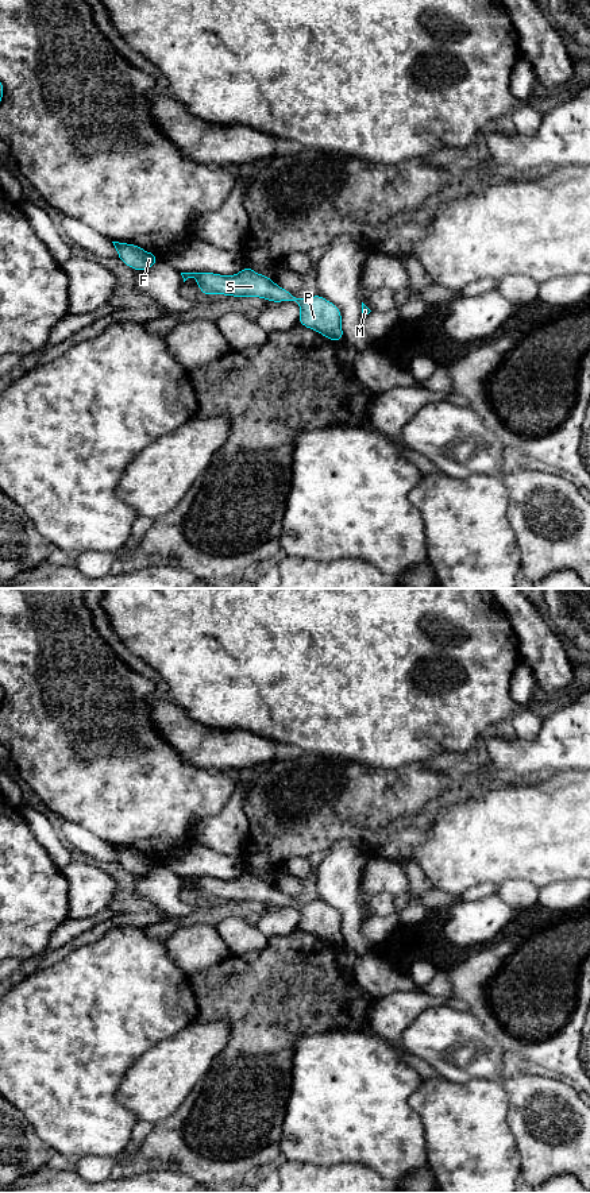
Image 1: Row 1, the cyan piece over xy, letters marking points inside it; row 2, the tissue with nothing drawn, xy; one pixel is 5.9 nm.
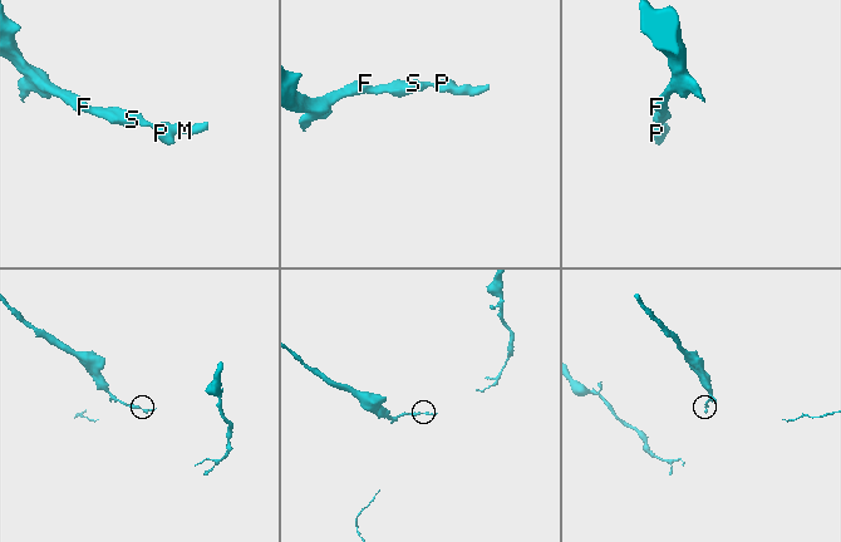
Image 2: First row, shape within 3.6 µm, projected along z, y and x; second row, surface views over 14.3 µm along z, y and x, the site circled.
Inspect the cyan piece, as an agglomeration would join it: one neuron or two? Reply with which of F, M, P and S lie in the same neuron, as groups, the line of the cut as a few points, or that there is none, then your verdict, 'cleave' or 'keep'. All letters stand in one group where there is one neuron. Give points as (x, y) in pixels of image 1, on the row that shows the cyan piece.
F M P S | no cut | keep

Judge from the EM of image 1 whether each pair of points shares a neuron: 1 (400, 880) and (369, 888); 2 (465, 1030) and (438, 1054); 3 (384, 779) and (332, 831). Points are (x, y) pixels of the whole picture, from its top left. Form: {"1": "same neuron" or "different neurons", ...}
{"1": "same neuron", "2": "same neuron", "3": "same neuron"}

